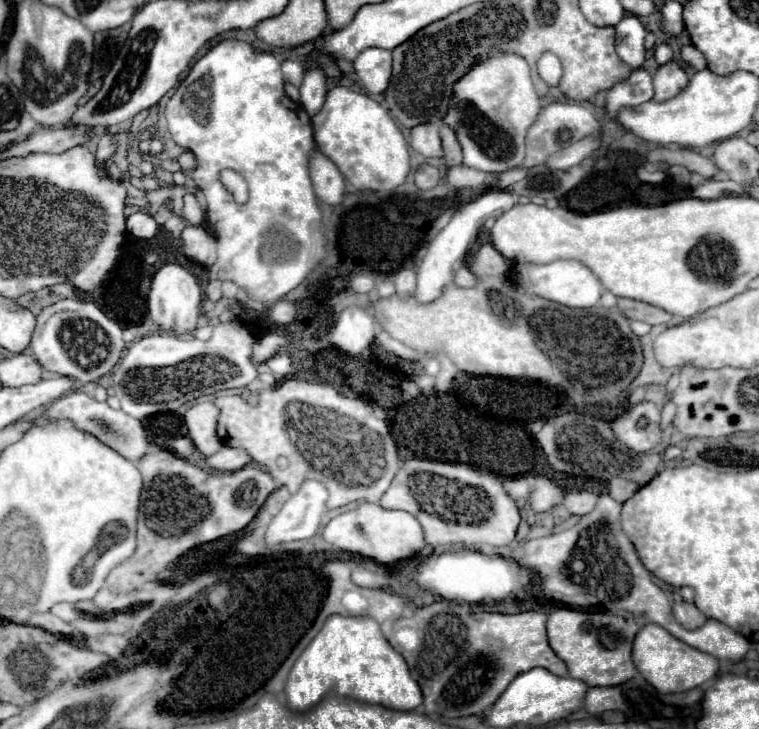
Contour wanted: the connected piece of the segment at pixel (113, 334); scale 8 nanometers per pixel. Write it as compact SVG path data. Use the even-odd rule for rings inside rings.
M63 298L41 310L31 338L31 352L39 364L55 374L71 376L79 382L97 382L109 374L125 348L123 330L95 302Z

